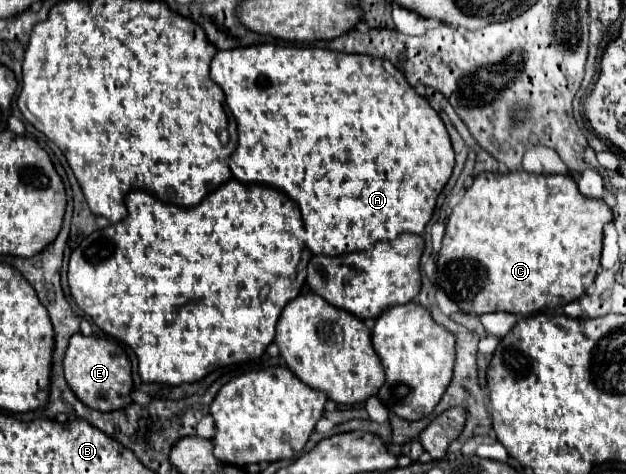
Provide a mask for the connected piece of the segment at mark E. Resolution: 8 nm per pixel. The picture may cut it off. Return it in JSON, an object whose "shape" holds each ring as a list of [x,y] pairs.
{"shape":[[[81,333],[71,335],[69,347],[63,357],[63,375],[71,391],[77,399],[97,411],[115,411],[131,403],[131,363],[123,351],[123,347],[115,341],[107,341],[101,337],[85,337]]]}

